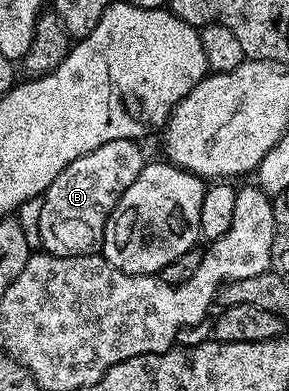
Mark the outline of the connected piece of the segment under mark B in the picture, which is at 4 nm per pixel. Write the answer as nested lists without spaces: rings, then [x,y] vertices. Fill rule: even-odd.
[[[133,140],[104,142],[92,154],[76,158],[54,179],[40,206],[41,251],[51,256],[84,256],[101,245],[112,210],[140,174],[144,163],[142,146]]]

